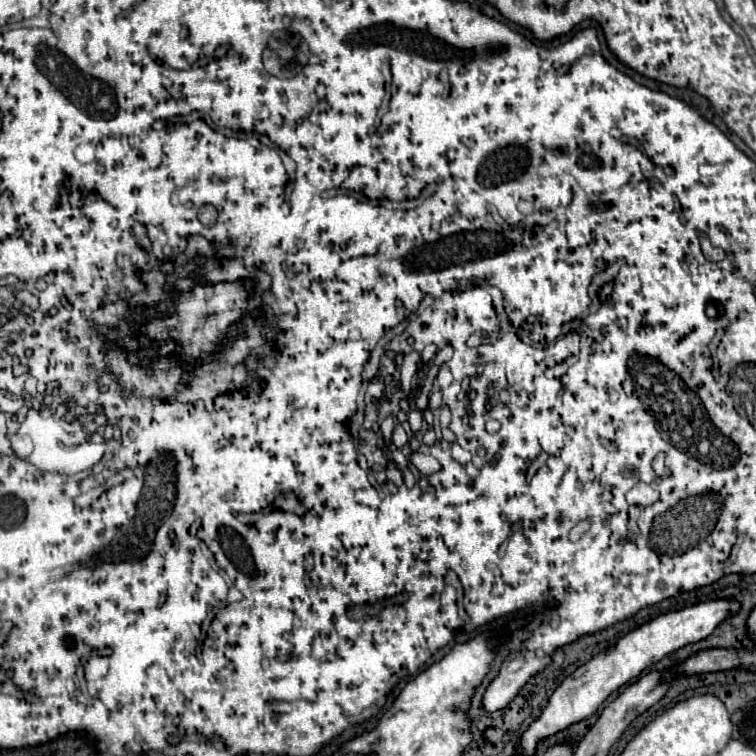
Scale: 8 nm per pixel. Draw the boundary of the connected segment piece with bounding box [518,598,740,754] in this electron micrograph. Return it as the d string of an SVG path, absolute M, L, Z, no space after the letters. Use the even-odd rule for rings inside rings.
M716 598L716 600L700 602L694 606L686 606L682 610L664 612L664 614L656 616L654 620L642 624L640 628L628 632L614 646L610 646L606 652L600 652L598 656L594 656L592 660L588 660L586 664L576 668L576 672L570 674L554 690L554 694L550 696L540 718L536 722L532 722L530 728L524 732L520 746L518 746L518 754L524 754L524 752L534 754L538 742L542 742L546 736L556 734L574 722L590 718L598 710L598 706L610 696L610 692L614 692L620 686L624 686L626 682L634 680L642 670L650 668L652 664L662 660L666 654L670 654L686 644L694 644L694 642L708 638L720 622L724 622L726 618L730 618L738 612L740 612L740 602L736 598Z

